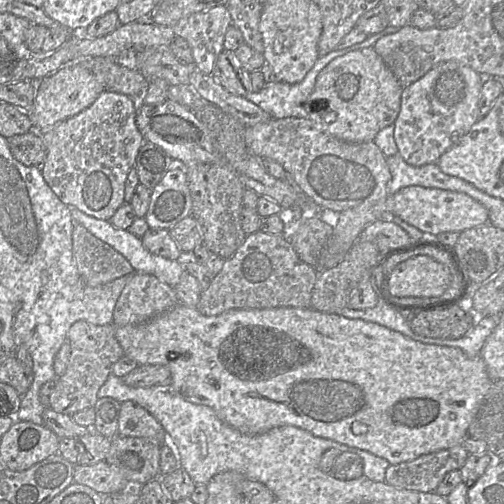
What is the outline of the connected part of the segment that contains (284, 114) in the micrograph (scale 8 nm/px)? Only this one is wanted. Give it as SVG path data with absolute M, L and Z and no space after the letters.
M340 49L319 57L300 83L287 84L277 81L266 84L259 92L249 93L245 98L269 114L271 119L307 119L308 113L304 104L315 87L317 76L331 61L343 55L345 52Z

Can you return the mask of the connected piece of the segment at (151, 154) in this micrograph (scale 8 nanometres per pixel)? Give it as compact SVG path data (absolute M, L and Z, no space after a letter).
M144 142L137 154L134 168L140 184L152 191L169 170L183 166L185 164L172 159L156 144Z

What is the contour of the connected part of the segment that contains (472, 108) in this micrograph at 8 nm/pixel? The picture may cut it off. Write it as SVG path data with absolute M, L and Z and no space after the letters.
M457 61L443 62L422 78L405 87L399 115L394 123L394 140L398 153L410 165L436 163L440 156L457 144L479 120L479 100L484 84L482 75Z

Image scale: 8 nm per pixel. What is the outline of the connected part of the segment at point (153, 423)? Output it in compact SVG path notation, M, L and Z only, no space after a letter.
M134 401L121 403L118 435L145 438L159 445L168 442L168 434L160 422Z

